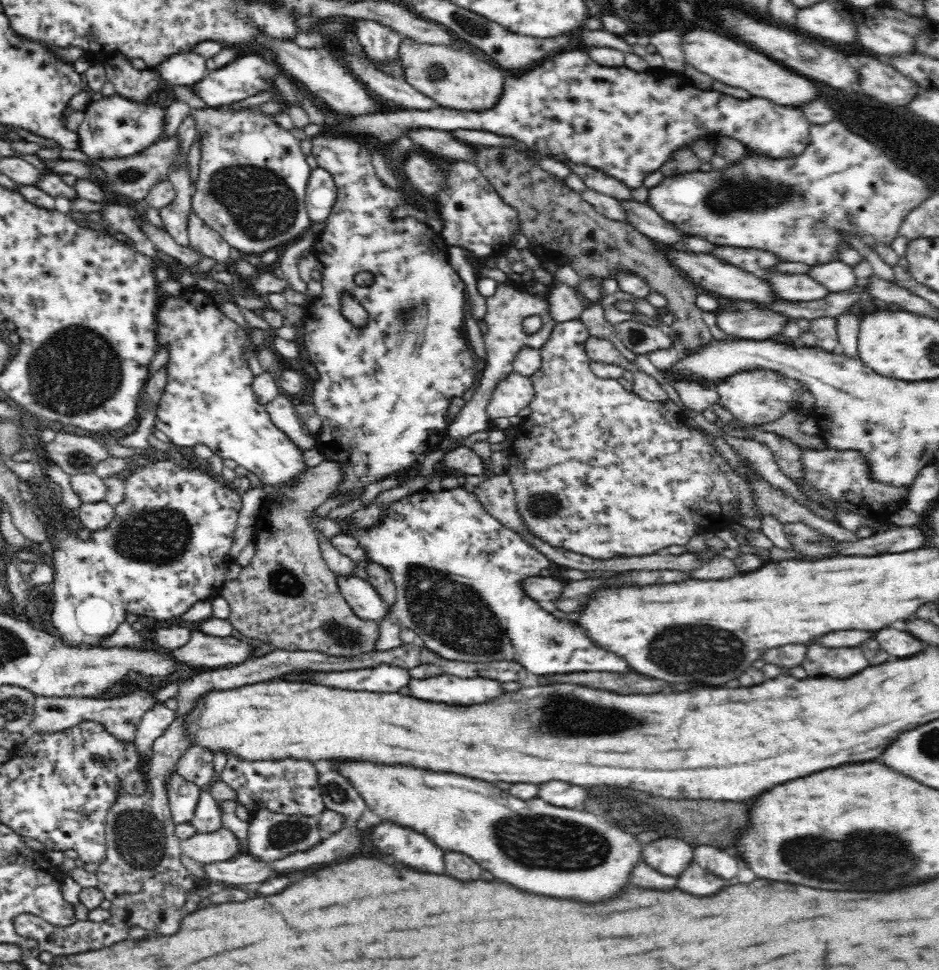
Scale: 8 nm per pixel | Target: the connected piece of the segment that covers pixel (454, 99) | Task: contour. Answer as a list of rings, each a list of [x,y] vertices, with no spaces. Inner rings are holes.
[[[403,36],[403,40],[399,45],[398,60],[404,71],[402,76],[409,85],[412,85],[422,94],[436,100],[440,106],[456,108],[456,110],[488,110],[502,96],[502,90],[504,90],[502,70],[496,70],[489,63],[482,62],[480,58],[476,58],[472,54],[466,54],[462,50],[468,49],[452,47],[452,45],[446,44],[425,44]]]

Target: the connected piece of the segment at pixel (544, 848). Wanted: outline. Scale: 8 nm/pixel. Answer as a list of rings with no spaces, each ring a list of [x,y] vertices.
[[[348,761],[347,763],[338,763],[336,766],[337,770],[356,787],[361,797],[366,801],[368,808],[374,814],[378,814],[382,820],[392,820],[392,822],[398,822],[402,826],[414,828],[416,832],[426,834],[430,840],[434,840],[444,850],[462,852],[462,854],[472,856],[484,870],[492,872],[498,880],[502,880],[506,884],[512,884],[512,886],[516,886],[518,890],[524,890],[524,892],[544,894],[544,896],[550,896],[550,898],[568,898],[568,900],[586,902],[586,904],[592,904],[592,902],[600,904],[604,900],[616,898],[630,884],[630,872],[642,860],[642,846],[636,842],[636,838],[632,834],[628,834],[628,830],[624,831],[618,826],[612,826],[609,821],[598,818],[590,812],[584,812],[584,810],[570,810],[570,808],[550,806],[548,802],[544,802],[540,798],[532,798],[532,800],[524,802],[524,800],[514,798],[508,792],[504,792],[504,790],[500,790],[500,788],[496,788],[488,782],[482,782],[482,780],[476,780],[476,778],[464,778],[460,774],[442,774],[442,772],[430,772],[430,770],[420,770],[420,768],[416,770],[416,768],[408,768],[408,766],[376,766],[376,764],[368,764],[366,761]]]

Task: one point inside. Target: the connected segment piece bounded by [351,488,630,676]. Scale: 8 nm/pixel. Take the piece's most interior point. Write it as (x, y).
(458, 572)

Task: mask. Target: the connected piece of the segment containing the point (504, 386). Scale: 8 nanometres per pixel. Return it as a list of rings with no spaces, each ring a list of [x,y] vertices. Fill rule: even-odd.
[[[511,373],[493,390],[487,406],[488,416],[493,420],[517,416],[520,410],[529,406],[534,397],[532,380],[522,374]]]

